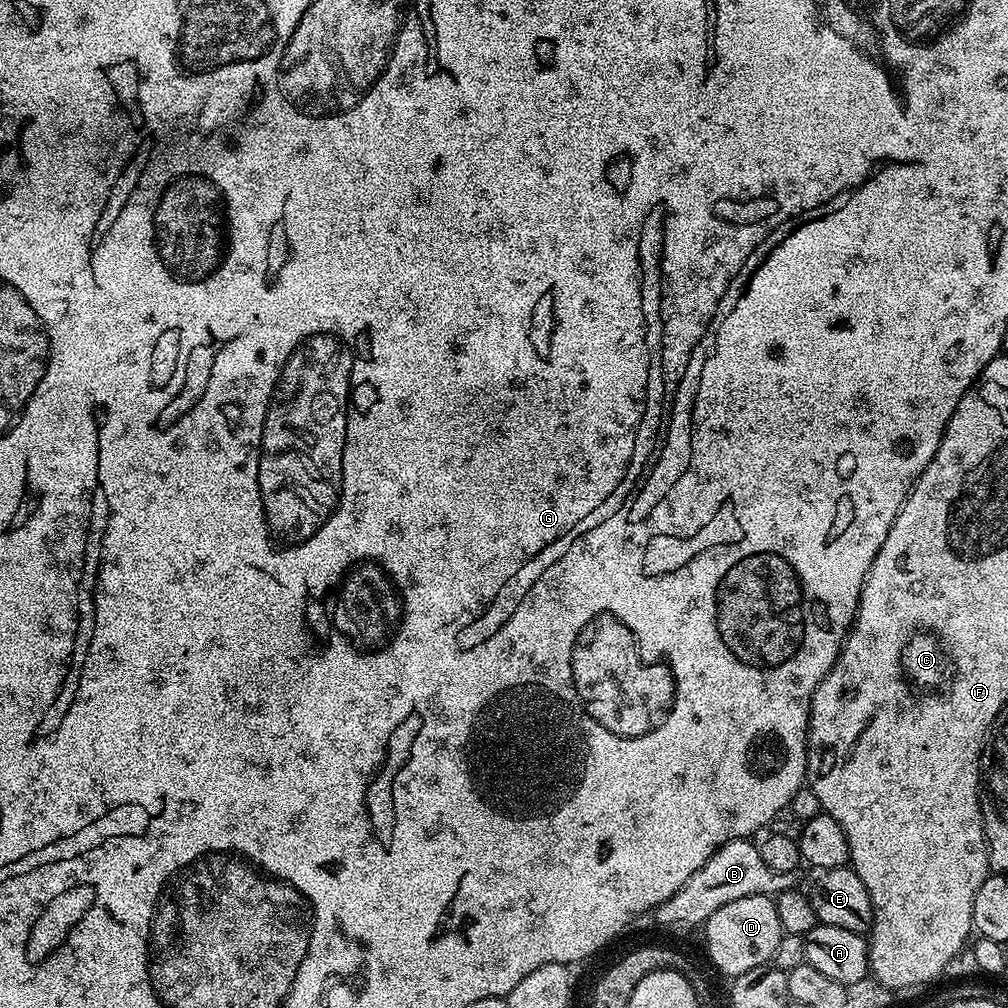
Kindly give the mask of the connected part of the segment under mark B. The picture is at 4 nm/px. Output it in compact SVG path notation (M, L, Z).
M748 838L732 840L716 849L715 854L669 900L654 909L657 922L668 928L674 927L675 924L680 928L692 928L695 924L697 927L703 925L704 921L710 918L710 914L714 914L714 910L722 910L726 902L751 896L775 898L780 893L797 887L796 872L770 870L770 866L762 862L759 847L752 843Z

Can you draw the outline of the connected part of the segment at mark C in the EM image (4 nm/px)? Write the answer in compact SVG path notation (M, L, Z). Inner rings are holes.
M912 628L908 636L904 636L904 644L900 644L900 652L896 652L896 680L900 680L900 716L912 716L912 708L920 708L924 700L948 700L952 696L952 688L956 688L956 676L960 676L960 668L956 668L956 656L952 656L952 648L948 648L948 640L944 640L944 632L940 628Z

